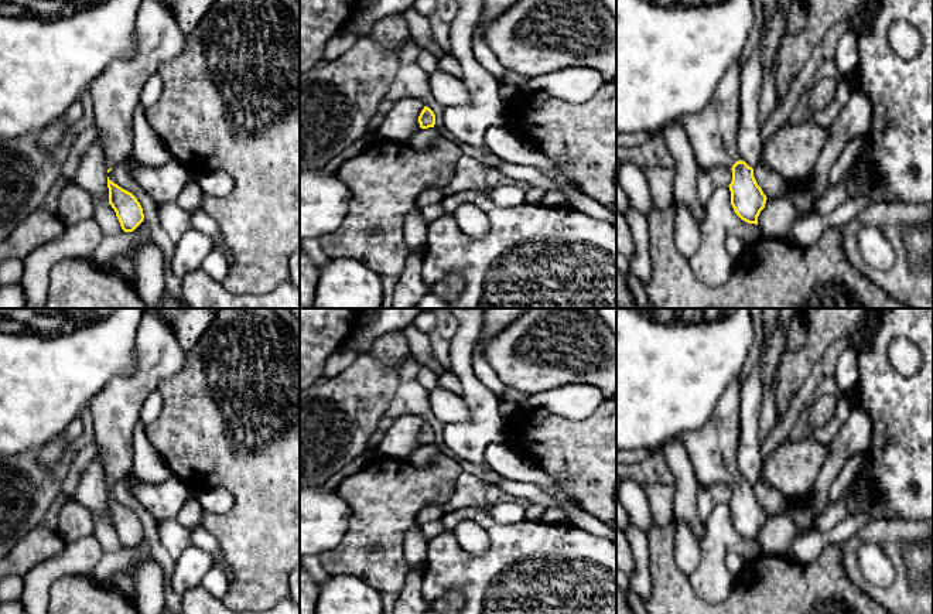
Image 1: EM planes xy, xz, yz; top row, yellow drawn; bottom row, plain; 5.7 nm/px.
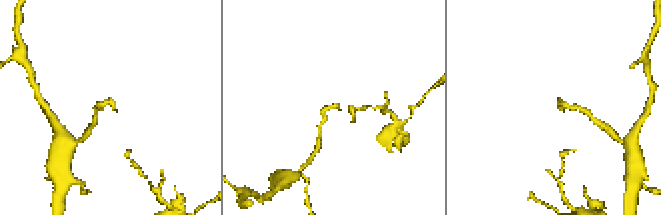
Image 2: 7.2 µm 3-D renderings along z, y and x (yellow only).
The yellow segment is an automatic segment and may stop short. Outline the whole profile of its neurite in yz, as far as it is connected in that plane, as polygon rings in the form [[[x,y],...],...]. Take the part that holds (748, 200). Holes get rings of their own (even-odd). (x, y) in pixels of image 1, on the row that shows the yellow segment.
[[[742,57],[734,61],[715,88],[708,105],[698,113],[680,119],[700,168],[729,167],[731,205],[748,224],[758,225],[766,195],[753,177],[753,168],[739,158],[737,133],[741,120]]]

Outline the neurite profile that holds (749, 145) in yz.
[[[759,44],[741,72],[741,120],[737,133],[739,160],[745,161],[752,168],[761,164],[765,143],[761,137],[758,120],[762,72],[762,48]]]

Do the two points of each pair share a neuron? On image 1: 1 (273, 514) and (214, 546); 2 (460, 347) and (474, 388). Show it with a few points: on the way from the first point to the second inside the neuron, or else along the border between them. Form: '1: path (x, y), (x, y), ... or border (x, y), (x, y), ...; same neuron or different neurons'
1: border (201, 526), (215, 538), (224, 556); different neurons
2: path (461, 357), (461, 367), (468, 378); same neuron

